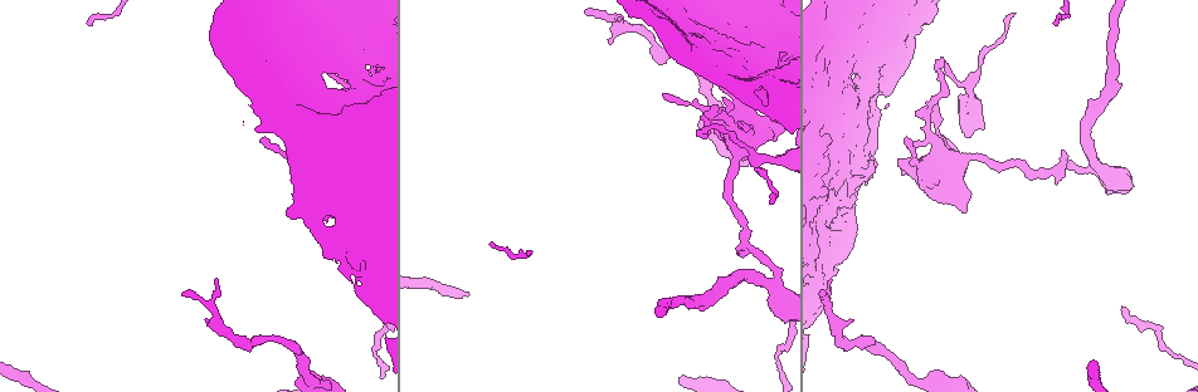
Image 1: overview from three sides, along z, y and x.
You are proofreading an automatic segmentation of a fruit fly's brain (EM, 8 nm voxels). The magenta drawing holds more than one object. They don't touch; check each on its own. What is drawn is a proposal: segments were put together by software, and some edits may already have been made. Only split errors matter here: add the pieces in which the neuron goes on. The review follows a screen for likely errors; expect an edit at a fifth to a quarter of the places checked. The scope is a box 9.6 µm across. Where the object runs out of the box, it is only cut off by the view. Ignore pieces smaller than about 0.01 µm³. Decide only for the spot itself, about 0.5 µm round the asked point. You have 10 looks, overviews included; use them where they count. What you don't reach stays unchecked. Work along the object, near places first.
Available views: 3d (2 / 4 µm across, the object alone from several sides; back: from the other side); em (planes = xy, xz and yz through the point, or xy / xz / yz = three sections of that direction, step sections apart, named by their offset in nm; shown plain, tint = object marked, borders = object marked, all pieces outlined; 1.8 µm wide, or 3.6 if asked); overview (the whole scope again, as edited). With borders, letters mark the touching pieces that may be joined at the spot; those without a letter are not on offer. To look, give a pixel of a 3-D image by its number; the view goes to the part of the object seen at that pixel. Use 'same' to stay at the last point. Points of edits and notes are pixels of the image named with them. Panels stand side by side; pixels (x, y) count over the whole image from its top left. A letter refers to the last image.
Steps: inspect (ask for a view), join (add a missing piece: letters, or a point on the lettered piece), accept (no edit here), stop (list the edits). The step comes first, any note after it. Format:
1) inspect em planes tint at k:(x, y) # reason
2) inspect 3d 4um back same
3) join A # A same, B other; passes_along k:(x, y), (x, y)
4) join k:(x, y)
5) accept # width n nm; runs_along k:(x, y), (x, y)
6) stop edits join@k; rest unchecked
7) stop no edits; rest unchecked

inspect 3d 4um at 1:(749, 152)

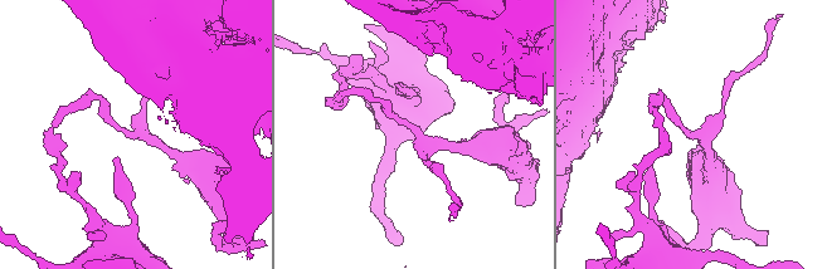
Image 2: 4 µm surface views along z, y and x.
inspect em planes borders at 2:(420, 135) # arms 3; now the EM

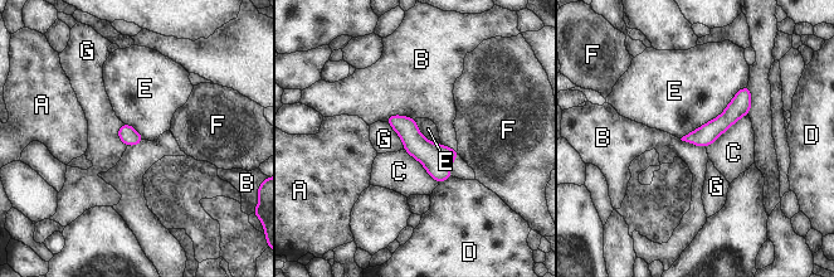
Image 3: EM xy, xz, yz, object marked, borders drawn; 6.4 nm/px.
accept # A other, B other, C other, D other, E other, F other, G other; no lettered piece goes on from it

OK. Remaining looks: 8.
inspect 3d 2um at 1:(963, 213) # stops while still wide

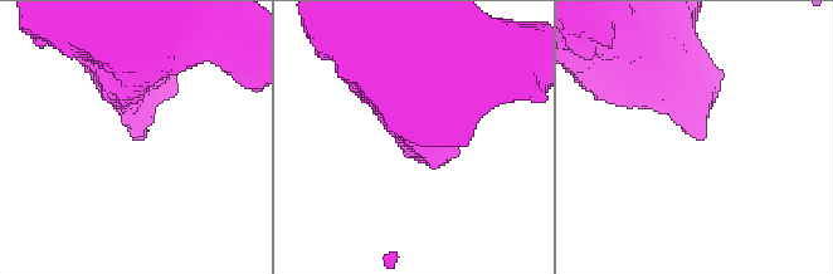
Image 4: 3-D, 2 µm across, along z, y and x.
inspect em xz step 16 borders at 4:(143, 138)

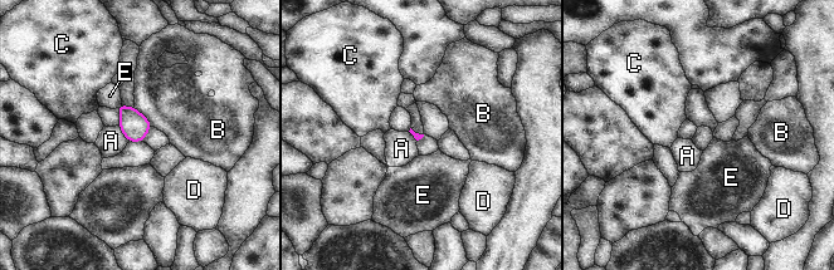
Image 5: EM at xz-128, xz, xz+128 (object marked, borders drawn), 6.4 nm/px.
inspect em planes borders same

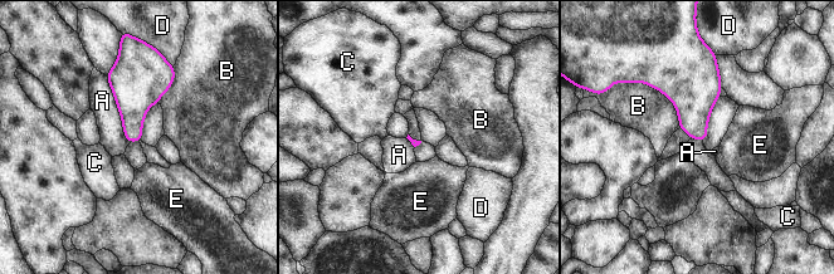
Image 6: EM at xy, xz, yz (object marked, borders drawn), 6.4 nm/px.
accept # longest_contact A 460 nm; A other, B other, C other, D other, E other; border 6:(106, 77), (130, 142); no lettered piece goes on from it

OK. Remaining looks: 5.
inspect em xy step 4 tint at 1:(217, 280) # tapers out

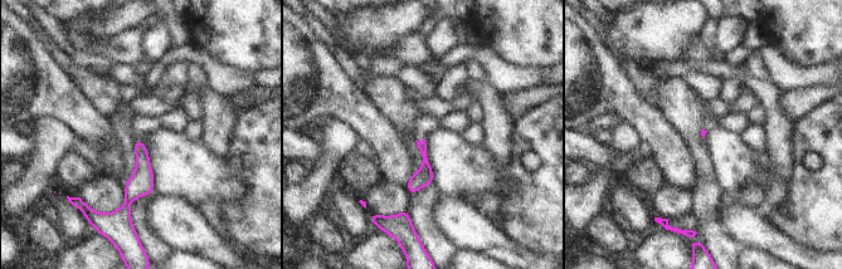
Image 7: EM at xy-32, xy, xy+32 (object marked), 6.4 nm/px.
inspect em planes borders same # another direction

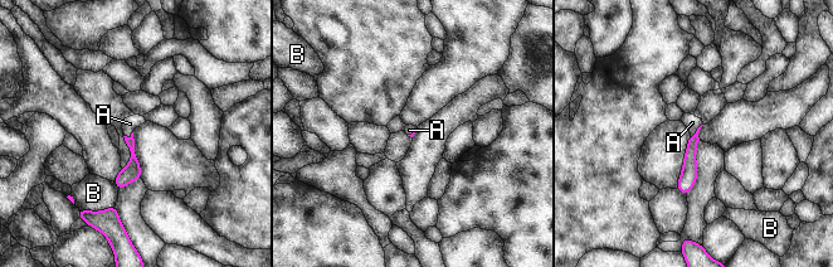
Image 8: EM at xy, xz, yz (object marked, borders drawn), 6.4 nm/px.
join A # A same, B other; passes_along 8:(690, 168), (697, 130), (692, 122); it goes on there

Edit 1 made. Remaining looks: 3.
stop edits join@8; rest unchecked

